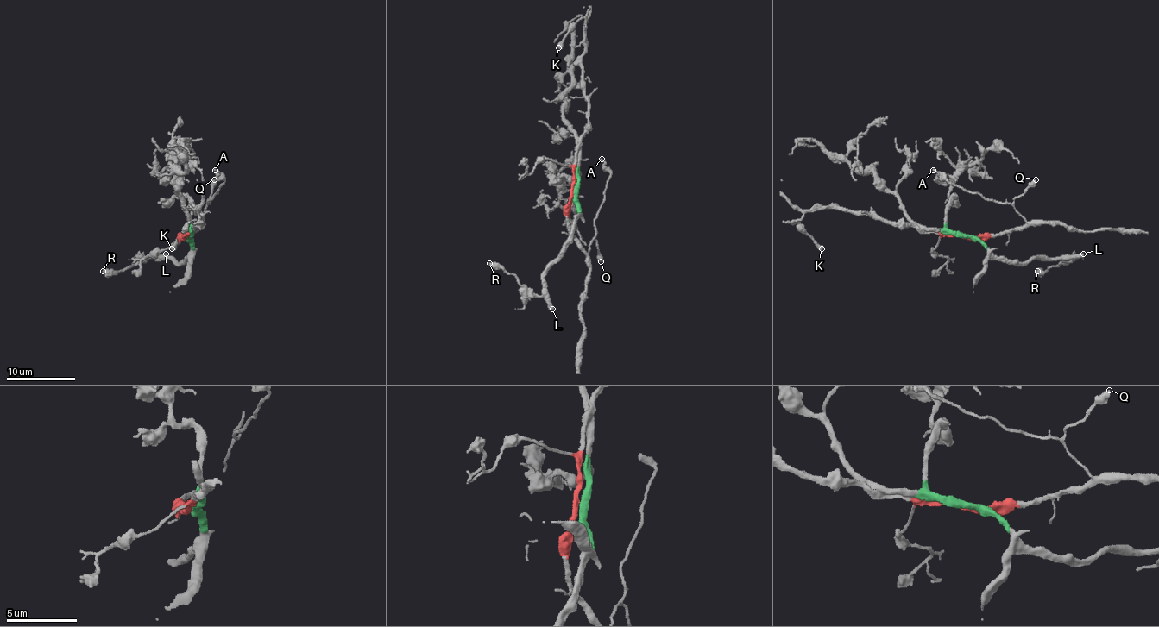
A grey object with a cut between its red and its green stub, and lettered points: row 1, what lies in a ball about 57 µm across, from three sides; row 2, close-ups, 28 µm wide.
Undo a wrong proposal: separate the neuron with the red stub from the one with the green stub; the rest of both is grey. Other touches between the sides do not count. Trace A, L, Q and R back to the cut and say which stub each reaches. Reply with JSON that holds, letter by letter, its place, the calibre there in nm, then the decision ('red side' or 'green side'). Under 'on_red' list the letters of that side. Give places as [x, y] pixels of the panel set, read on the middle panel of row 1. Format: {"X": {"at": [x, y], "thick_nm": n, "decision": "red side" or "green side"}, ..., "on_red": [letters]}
{"A": {"at": [601, 159], "thick_nm": 150, "decision": "red side"}, "L": {"at": [552, 309], "thick_nm": 440, "decision": "green side"}, "Q": {"at": [601, 261], "thick_nm": 480, "decision": "red side"}, "R": {"at": [489, 263], "thick_nm": 550, "decision": "green side"}, "on_red": ["A", "Q"]}

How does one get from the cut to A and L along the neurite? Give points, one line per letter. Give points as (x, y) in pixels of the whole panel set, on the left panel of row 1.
A: (186, 236), (181, 235), (200, 221), (209, 203), (207, 202), (223, 183), (214, 170)
L: (186, 236), (190, 253), (181, 262), (167, 257), (157, 257), (166, 253)

